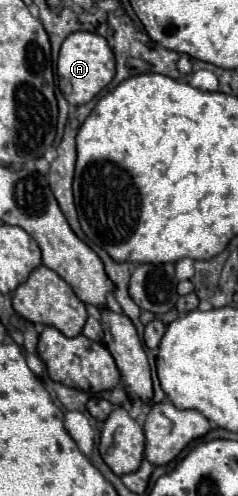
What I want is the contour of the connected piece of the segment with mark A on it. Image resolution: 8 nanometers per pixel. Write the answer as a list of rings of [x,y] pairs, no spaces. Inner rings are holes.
[[[73,32],[65,38],[57,62],[59,88],[65,100],[73,106],[93,100],[115,76],[115,56],[107,40],[93,32]]]

